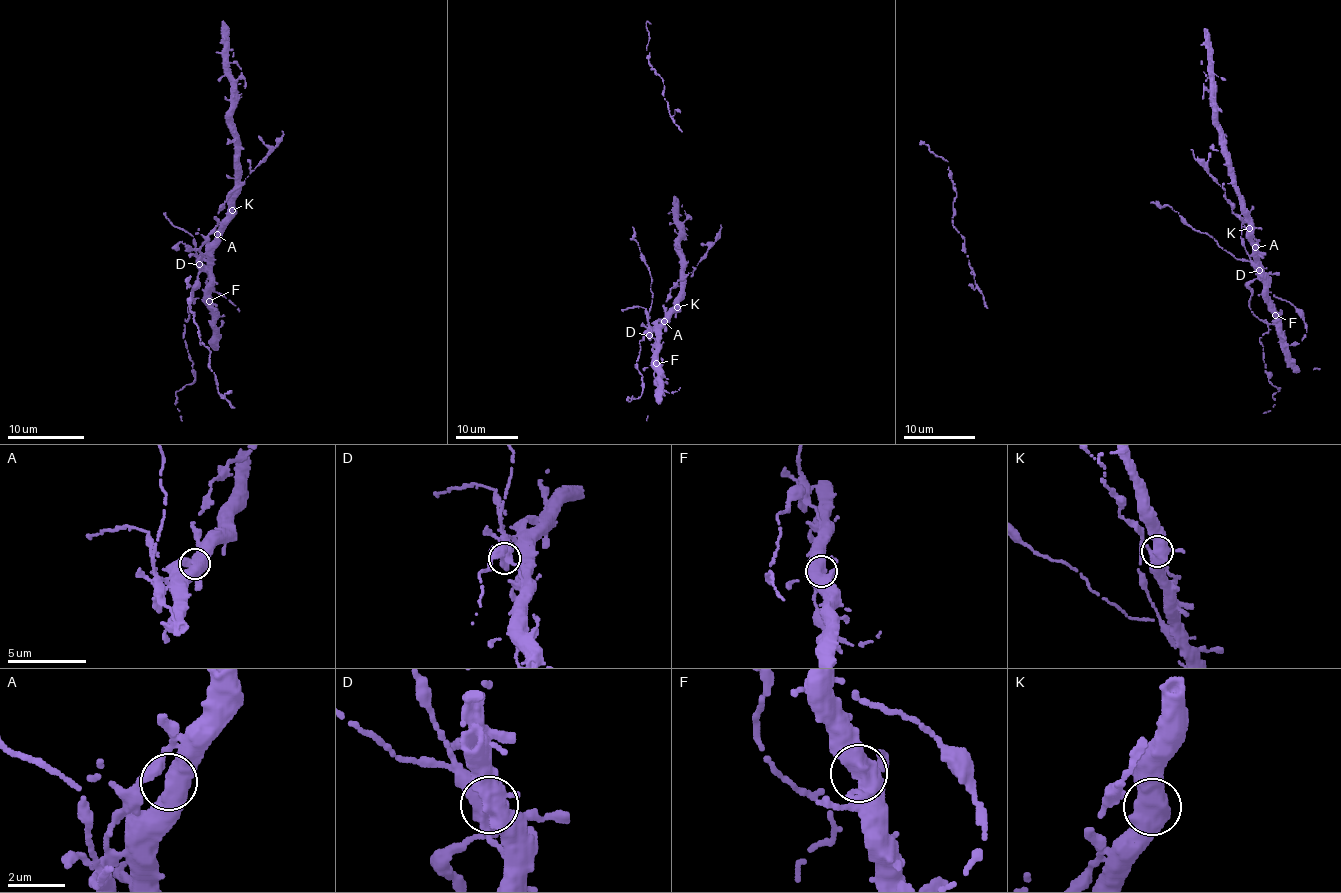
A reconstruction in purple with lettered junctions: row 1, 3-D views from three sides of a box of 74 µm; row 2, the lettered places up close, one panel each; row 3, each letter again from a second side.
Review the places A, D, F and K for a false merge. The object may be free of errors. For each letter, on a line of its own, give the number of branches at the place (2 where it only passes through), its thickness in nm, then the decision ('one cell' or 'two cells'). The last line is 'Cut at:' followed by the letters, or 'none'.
A: 3 branches meet; 380 nm thick; one cell
D: 3 branches meet; 480 nm thick; two cells
F: 3 branches meet; 480 nm thick; one cell
K: 2 branches meet; 480 nm thick; one cell
Cut at: D

